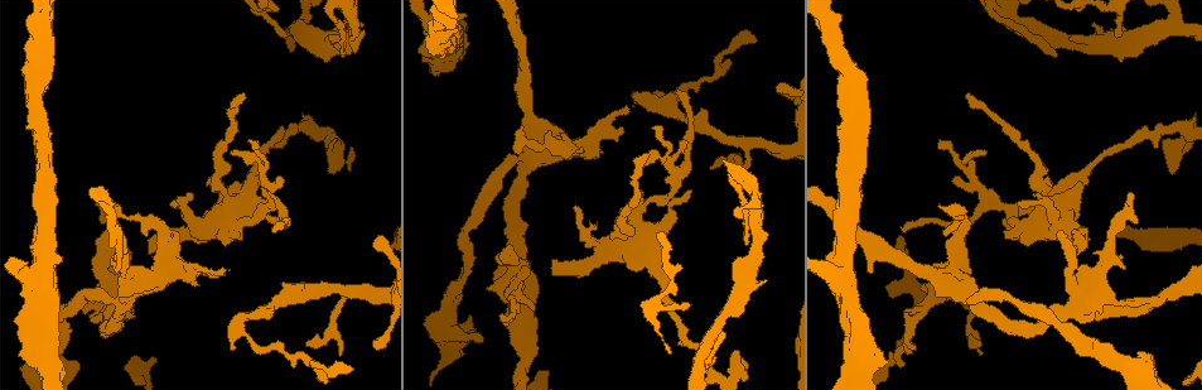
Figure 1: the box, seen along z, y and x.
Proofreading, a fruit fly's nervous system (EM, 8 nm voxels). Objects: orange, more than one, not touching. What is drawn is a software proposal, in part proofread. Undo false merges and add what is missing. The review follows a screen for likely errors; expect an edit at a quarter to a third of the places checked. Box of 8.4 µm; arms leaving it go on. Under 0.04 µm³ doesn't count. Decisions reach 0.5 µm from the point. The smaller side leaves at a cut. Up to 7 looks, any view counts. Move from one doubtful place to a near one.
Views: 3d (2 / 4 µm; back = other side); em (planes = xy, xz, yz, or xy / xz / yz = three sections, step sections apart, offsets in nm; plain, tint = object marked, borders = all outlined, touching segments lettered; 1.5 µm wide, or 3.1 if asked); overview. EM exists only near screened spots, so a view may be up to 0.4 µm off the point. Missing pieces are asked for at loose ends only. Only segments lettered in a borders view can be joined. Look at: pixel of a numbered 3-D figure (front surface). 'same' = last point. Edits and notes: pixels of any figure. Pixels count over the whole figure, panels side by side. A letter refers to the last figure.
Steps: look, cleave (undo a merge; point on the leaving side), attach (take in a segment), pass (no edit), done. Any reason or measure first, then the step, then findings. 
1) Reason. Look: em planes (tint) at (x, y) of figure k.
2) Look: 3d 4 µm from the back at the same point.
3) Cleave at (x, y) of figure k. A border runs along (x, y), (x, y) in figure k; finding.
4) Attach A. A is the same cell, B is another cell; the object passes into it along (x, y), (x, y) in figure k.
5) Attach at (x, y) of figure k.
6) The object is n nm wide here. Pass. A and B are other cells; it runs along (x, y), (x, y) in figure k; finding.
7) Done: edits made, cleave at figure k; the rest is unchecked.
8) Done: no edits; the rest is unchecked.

Thin end. Look: em planes (plain) at (377, 346) of figure 1.

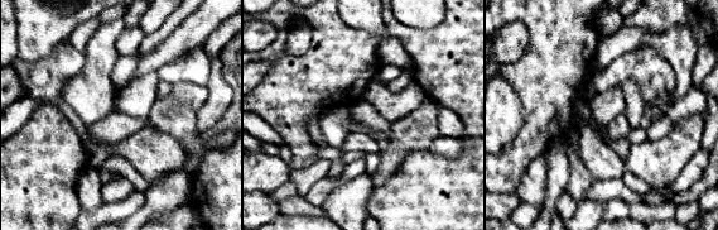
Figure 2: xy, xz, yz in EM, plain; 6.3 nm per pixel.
Look: em planes (tint) at the same point.

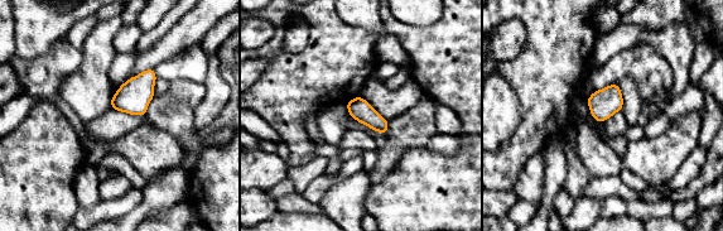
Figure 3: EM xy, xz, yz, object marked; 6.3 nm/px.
Look: em planes (borders) at the same point.

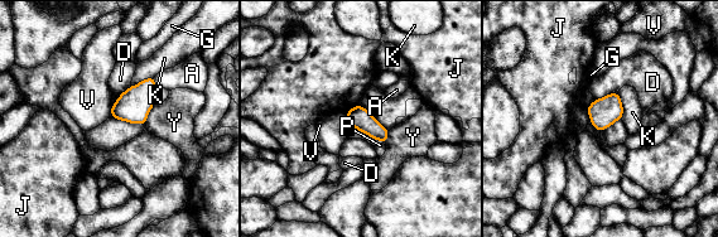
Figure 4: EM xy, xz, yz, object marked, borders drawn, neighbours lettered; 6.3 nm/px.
The object is 140 nm wide here; the longest contact is with K, 180 nm. Pass. A, D, G, J, K, P, V and Y are other cells; none of them fits.

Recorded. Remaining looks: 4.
Free end. Look: em xy step 8 (borders) at (782, 85) of figure 1.

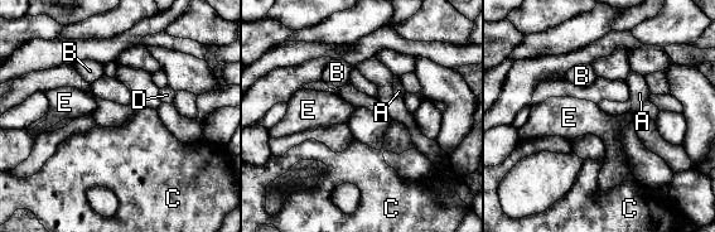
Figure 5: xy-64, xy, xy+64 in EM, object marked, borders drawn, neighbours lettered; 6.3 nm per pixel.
Look: em yz step 8 (borders) at the same point.

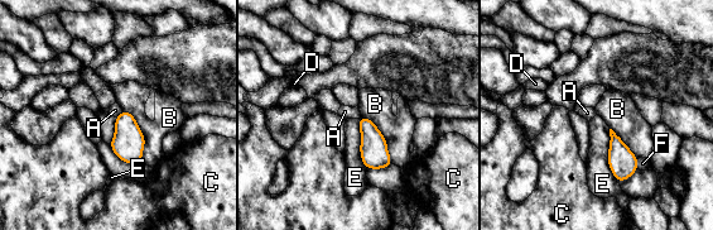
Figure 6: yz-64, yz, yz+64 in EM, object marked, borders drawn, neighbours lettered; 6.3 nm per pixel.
Pass. A, B, C, D, E and F are other cells; no lettered segment goes on from it.

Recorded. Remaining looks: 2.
Free end. Look: 3d 4 µm at (230, 348) of figure 1.

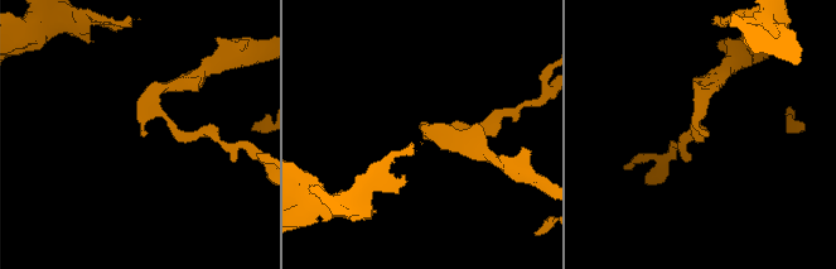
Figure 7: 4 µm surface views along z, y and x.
The arms are 180, 180 nm wide; shape alone is not enough. Look: em planes (borders) at (704, 136) of figure 7.

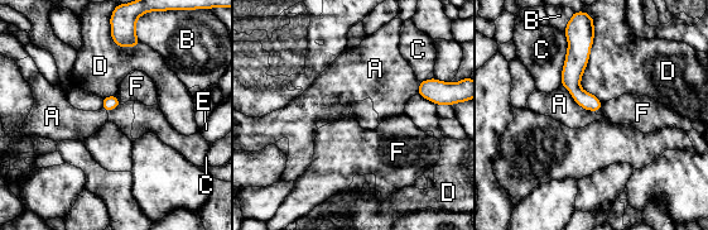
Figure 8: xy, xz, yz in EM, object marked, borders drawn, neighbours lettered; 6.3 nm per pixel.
Pass. A, B, C, D, E and F are other cells; a border runs along (560, 84), (581, 106), (595, 111) in figure 8; no lettered segment goes on from it.

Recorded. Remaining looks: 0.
Done: no edits; the rest is unchecked.

